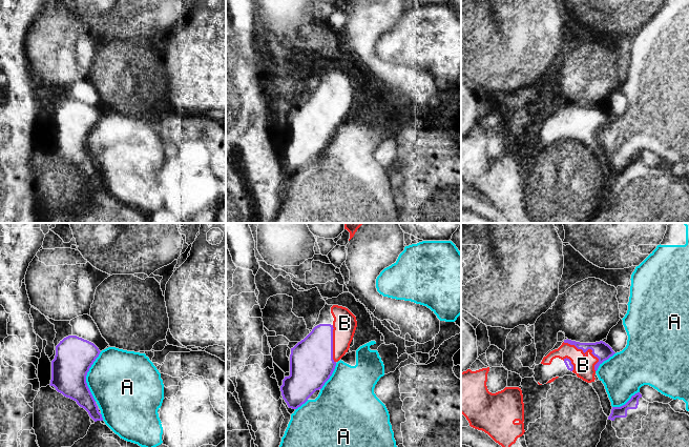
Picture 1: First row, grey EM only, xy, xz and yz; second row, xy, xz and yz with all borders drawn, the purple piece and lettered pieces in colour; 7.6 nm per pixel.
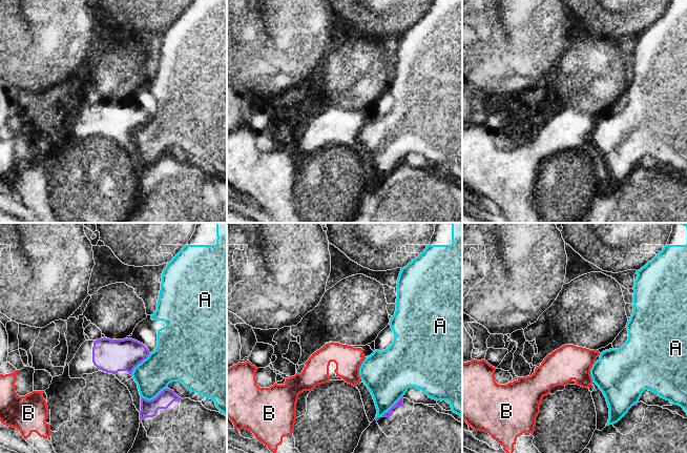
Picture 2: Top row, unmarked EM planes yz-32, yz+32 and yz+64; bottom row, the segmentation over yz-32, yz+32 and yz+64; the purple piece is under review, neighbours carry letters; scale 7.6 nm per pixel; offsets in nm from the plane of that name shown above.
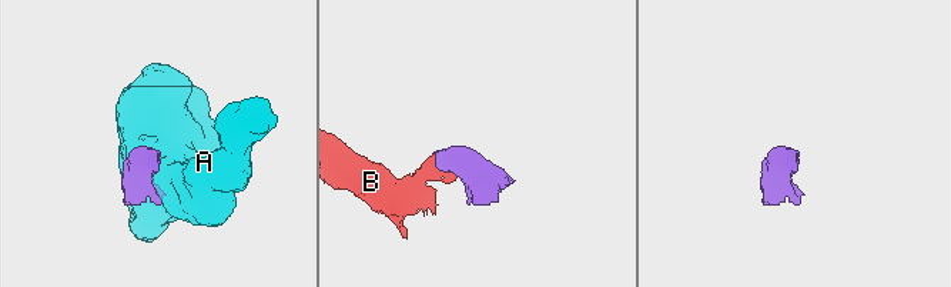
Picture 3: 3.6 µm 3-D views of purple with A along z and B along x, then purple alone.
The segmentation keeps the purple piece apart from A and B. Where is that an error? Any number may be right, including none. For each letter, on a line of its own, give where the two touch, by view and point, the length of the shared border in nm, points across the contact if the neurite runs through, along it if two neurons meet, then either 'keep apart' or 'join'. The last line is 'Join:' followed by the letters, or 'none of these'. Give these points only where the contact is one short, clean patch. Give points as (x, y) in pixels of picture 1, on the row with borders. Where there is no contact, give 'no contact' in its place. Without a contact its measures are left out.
A: xy (85, 377) | 380 nm | keep apart
B: yz (587, 349) | 340 nm | join
Join: B

